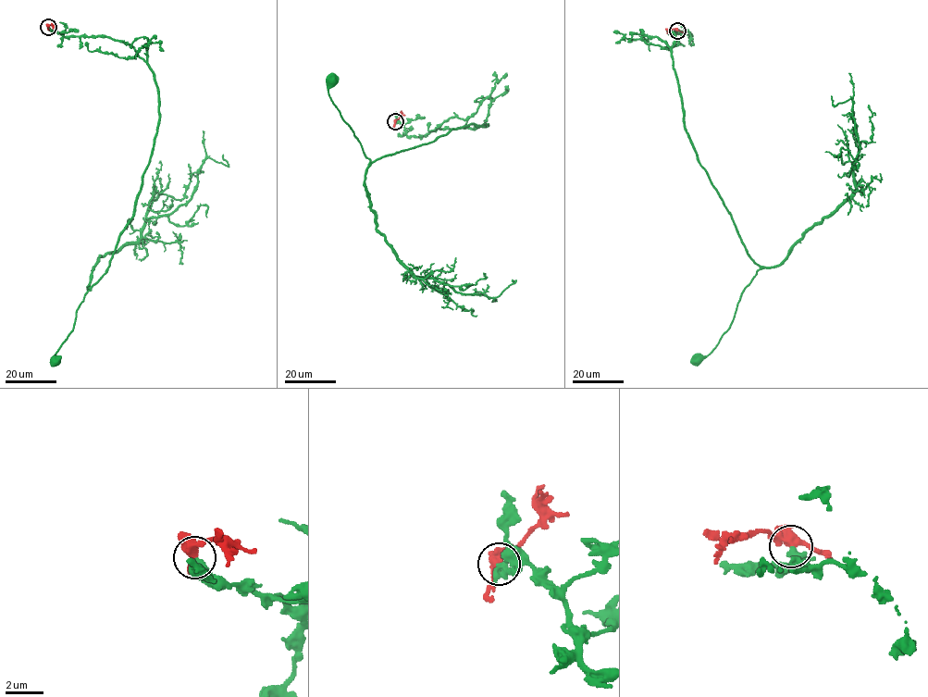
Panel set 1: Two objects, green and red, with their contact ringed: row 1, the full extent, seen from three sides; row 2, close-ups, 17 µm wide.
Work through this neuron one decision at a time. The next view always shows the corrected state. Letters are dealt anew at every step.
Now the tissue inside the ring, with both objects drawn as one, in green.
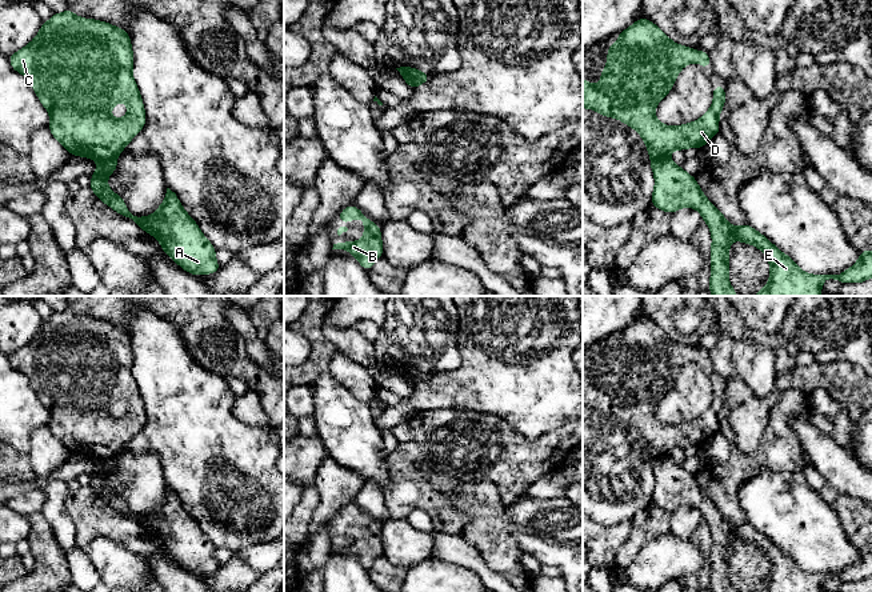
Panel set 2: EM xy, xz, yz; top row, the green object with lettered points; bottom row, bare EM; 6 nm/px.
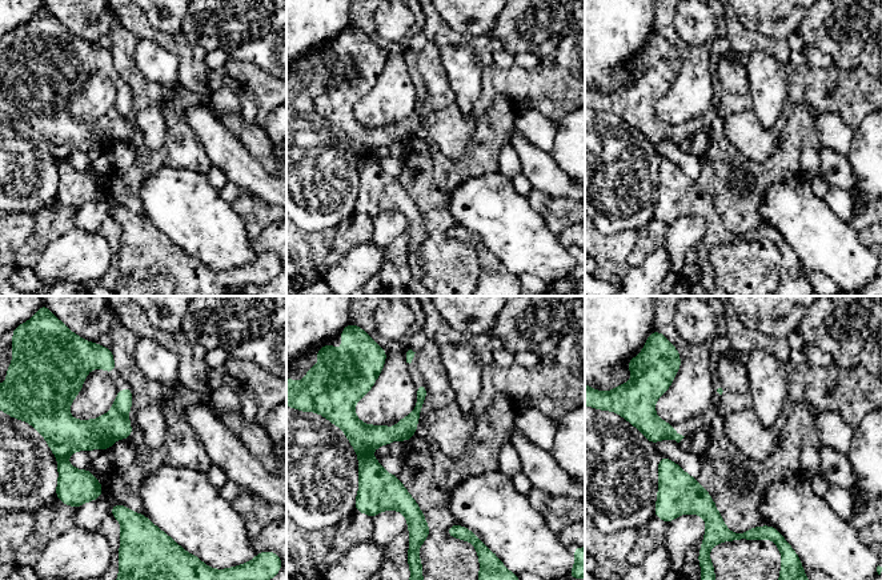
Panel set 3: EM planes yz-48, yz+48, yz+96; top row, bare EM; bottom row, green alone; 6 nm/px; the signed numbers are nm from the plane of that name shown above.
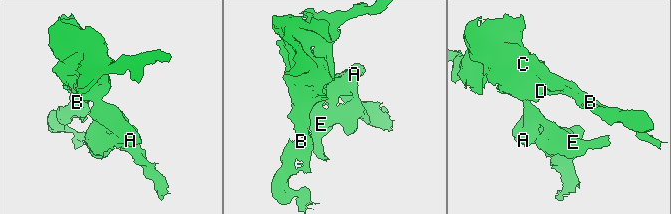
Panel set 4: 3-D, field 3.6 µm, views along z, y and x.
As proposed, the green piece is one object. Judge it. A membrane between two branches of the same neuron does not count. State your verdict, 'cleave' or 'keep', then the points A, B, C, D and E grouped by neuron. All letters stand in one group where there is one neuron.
cleave; groups A E / B C D

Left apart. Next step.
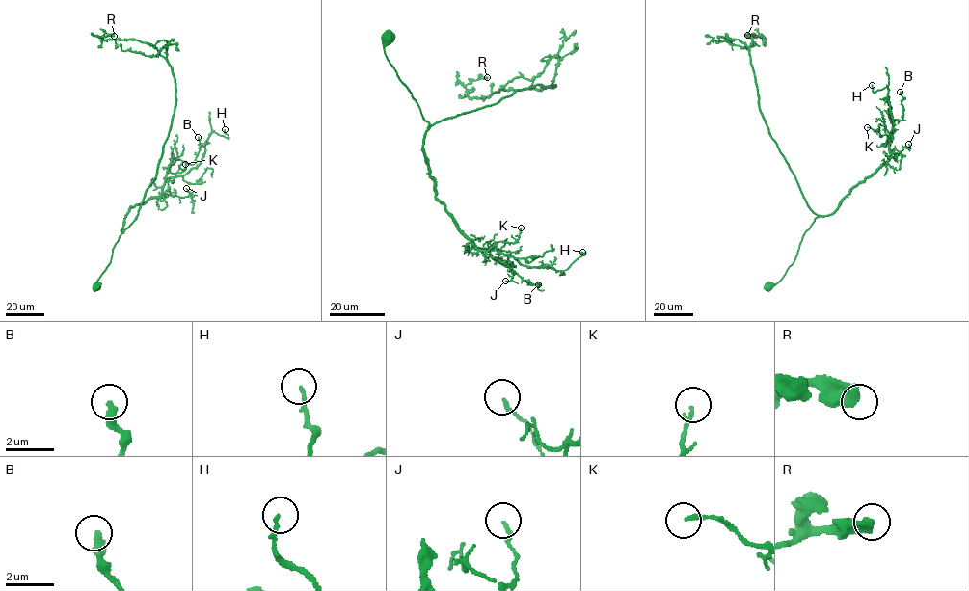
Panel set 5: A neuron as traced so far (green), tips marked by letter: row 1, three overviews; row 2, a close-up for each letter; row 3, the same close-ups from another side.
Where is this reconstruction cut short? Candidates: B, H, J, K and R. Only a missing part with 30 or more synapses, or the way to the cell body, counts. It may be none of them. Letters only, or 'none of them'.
none of them

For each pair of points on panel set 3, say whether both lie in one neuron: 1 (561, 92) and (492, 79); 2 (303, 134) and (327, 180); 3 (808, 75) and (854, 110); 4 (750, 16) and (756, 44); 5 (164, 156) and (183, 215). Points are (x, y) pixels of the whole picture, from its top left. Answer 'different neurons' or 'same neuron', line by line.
1: same neuron
2: same neuron
3: same neuron
4: different neurons
5: different neurons

